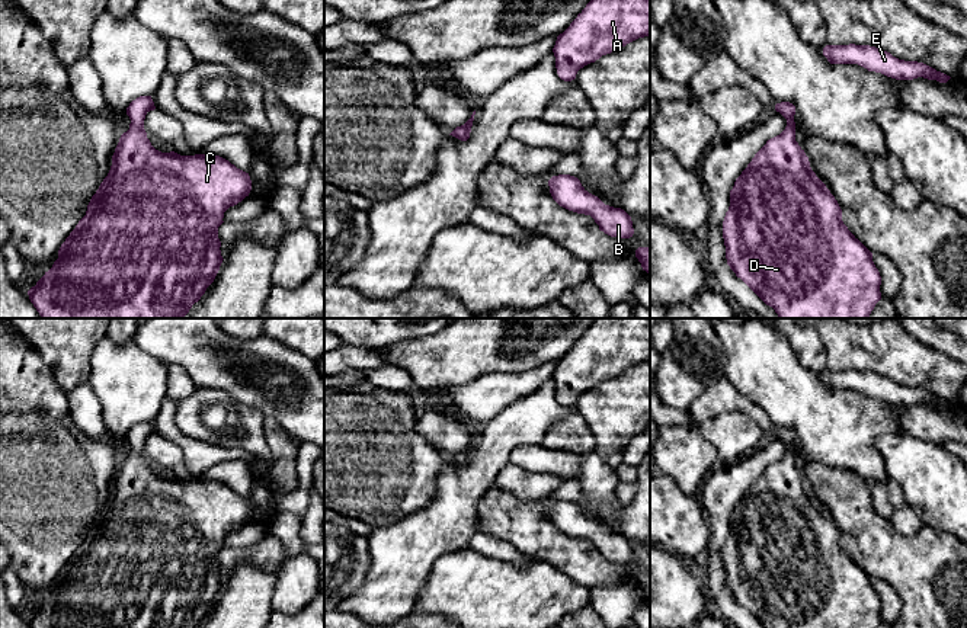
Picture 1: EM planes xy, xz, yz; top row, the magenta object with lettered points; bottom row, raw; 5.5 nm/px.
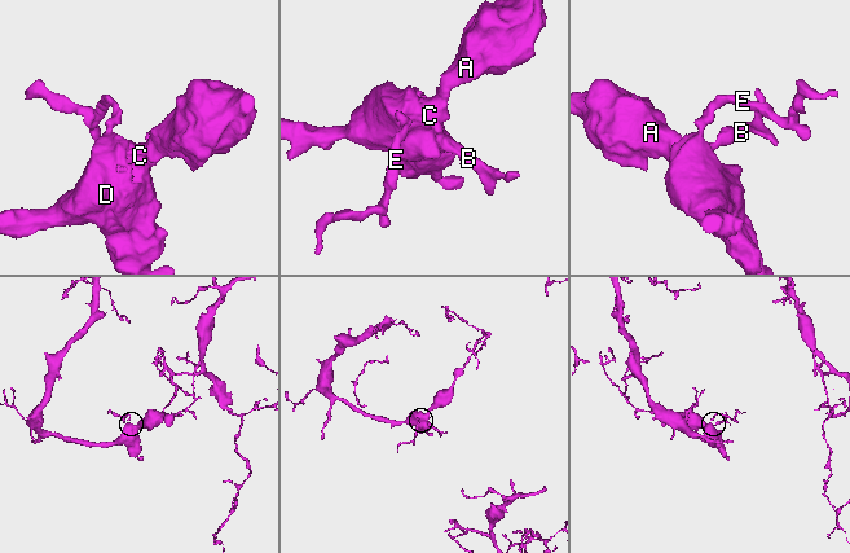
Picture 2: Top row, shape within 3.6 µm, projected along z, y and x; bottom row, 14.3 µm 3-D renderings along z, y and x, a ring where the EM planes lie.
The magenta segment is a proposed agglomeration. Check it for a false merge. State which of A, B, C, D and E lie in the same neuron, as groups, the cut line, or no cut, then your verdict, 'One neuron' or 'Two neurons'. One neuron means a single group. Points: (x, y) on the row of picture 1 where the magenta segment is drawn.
Groups: A B C D E. No split. One neuron

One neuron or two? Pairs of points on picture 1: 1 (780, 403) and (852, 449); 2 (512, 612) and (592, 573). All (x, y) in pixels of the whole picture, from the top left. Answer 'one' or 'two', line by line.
1: one
2: two

